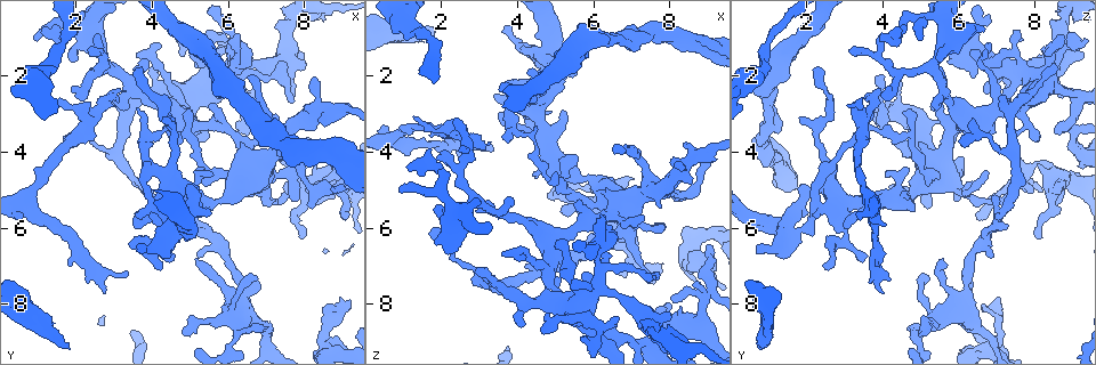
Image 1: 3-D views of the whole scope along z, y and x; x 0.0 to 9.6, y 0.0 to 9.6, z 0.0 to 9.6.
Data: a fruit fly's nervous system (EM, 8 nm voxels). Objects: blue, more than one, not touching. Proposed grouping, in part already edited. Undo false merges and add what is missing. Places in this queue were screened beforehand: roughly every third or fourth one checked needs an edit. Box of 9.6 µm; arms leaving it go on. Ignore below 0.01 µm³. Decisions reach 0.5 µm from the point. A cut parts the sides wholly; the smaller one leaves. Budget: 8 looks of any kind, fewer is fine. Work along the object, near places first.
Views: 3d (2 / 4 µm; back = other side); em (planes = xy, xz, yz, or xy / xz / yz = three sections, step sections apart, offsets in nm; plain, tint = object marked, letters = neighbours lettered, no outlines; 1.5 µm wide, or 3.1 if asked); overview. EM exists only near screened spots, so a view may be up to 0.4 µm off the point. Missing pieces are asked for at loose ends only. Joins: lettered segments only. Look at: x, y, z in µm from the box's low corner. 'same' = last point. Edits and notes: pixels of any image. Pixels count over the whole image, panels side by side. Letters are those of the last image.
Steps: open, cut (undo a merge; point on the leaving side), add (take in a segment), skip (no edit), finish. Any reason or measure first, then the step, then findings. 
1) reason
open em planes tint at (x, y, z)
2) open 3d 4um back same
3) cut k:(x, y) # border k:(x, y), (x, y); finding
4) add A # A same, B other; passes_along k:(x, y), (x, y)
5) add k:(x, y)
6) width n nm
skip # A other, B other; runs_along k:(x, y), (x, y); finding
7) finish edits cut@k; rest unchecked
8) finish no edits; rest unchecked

an open end
open em xy step 8 plain at (8.10, 5.10, 7.85)

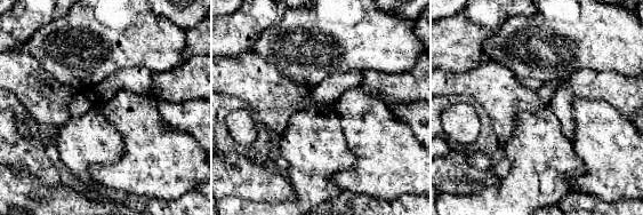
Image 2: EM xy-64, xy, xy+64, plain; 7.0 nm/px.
what lies round it
open em xy step 8 letters same

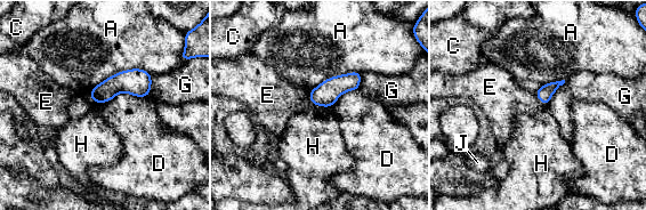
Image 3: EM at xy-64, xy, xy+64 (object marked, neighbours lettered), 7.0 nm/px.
longest_contact A 440 nm
skip # A other, C other, D other, E other, G other, H other, J other; border 3:(313, 104), (330, 107); no lettered segment goes on from it

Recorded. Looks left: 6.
free end
open em xy step 4 letters at (7.80, 4.20, 6.00)

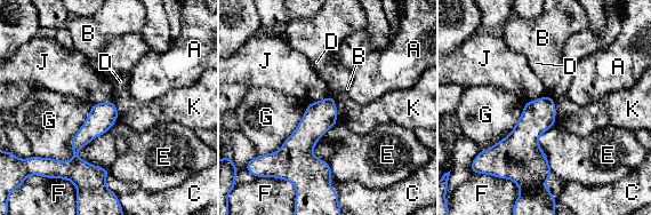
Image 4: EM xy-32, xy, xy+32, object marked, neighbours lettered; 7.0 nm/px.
width 180 nm
skip # A other, B other, C other, D other, E other, F other, G other, J other, K other; runs_along 4:(110, 104), (75, 144), (75, 159), (97, 175); none of them fits

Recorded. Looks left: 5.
an open end
open em xz step 4 tint at (7.10, 8.55, 4.75)

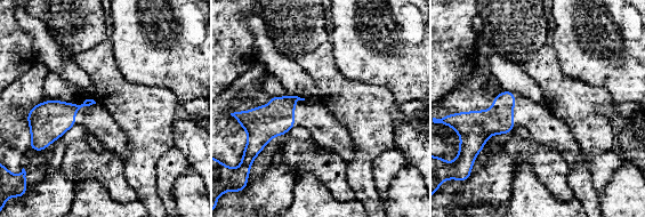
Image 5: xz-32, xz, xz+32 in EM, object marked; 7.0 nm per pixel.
cut it another way
open em yz step 4 letters same

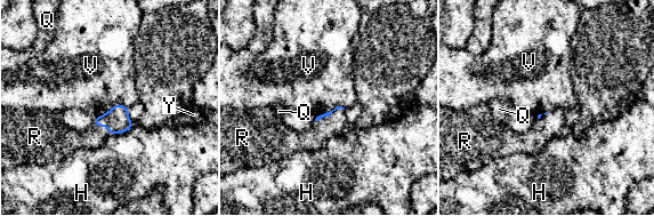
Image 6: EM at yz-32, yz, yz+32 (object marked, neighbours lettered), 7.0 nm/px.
longest_contact V 240 nm
add R # H other, Q other, R same, V other, Y other; the cell continues

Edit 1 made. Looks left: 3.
open overview

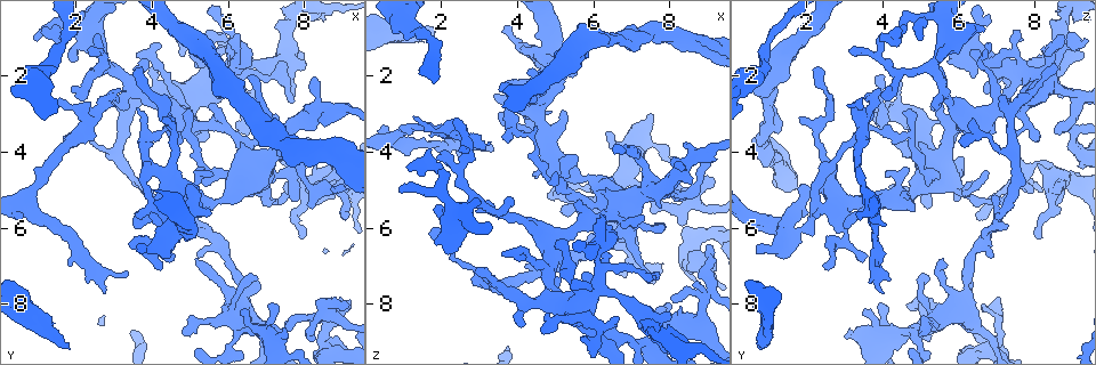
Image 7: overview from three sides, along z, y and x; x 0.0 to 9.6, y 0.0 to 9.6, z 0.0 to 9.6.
abrupt turn
open em planes letters at (1.10, 1.95, 0.60)

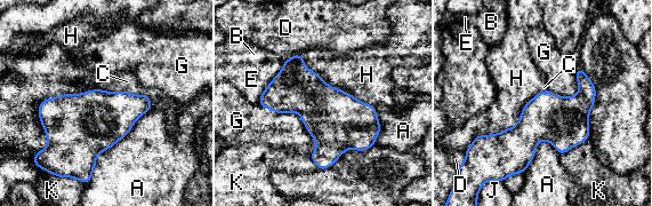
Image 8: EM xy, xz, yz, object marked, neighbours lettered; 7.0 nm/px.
width 340 nm
skip # A other, B other, C other, D other, E other, G other, H other, J other, K other; border 8:(152, 108), (97, 156), (87, 185); one cell here

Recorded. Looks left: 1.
finish edits add@6; rest unchecked

